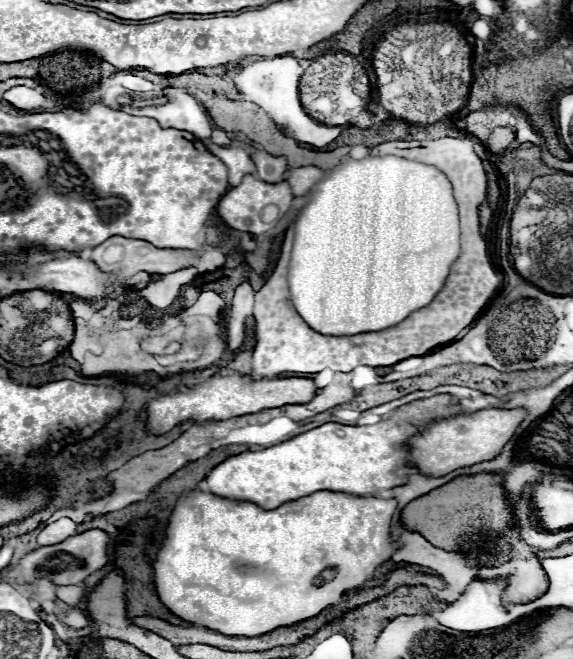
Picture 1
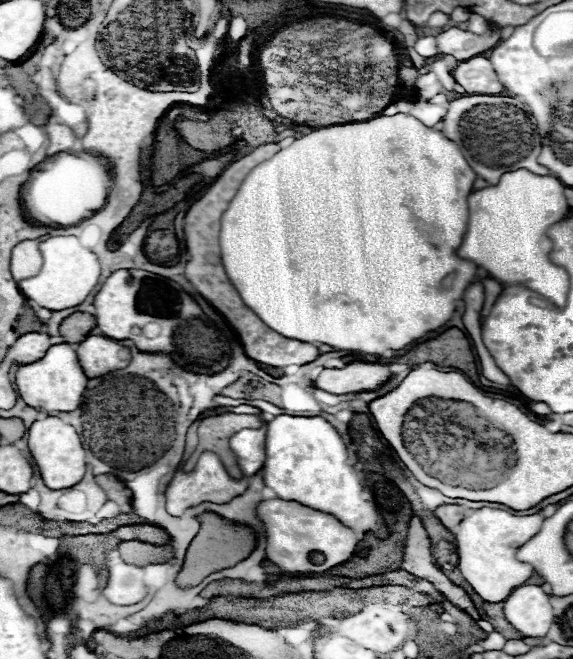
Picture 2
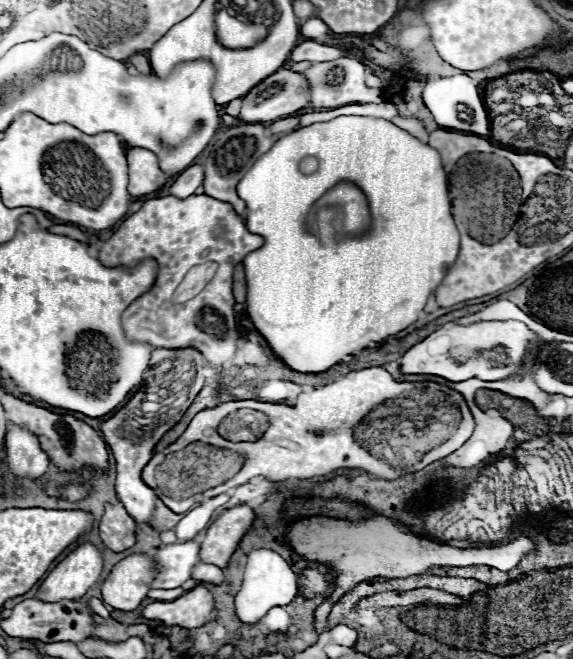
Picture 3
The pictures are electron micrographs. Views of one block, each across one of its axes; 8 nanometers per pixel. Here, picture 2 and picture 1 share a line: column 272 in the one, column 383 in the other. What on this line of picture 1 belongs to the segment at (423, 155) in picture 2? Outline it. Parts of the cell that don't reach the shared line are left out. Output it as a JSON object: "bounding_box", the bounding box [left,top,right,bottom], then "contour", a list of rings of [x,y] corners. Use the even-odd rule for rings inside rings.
{"bounding_box":[288,156,460,336],"contour":[[[366,156],[362,160],[346,160],[336,164],[326,172],[326,176],[316,182],[308,194],[306,204],[300,208],[294,224],[294,244],[292,244],[292,256],[288,266],[288,288],[290,298],[298,314],[304,318],[304,322],[326,336],[354,336],[364,332],[380,332],[386,328],[392,328],[406,320],[412,312],[428,306],[434,296],[444,288],[446,276],[450,274],[450,268],[454,260],[460,256],[460,220],[458,220],[458,204],[454,200],[452,184],[446,180],[444,172],[438,172],[438,168],[430,164],[422,164],[416,160],[400,158],[400,156]]]}

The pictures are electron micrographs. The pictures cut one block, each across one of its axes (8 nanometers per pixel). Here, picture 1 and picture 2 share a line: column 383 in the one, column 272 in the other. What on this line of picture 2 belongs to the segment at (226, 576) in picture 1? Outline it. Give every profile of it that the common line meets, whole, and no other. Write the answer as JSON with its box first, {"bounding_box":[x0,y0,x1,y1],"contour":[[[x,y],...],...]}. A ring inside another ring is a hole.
{"bounding_box":[256,498,360,574],"contour":[[[282,498],[262,500],[256,506],[256,514],[264,526],[266,560],[288,574],[312,574],[338,566],[354,554],[354,548],[360,540],[356,532],[342,526],[334,516],[312,510],[298,502]]]}

